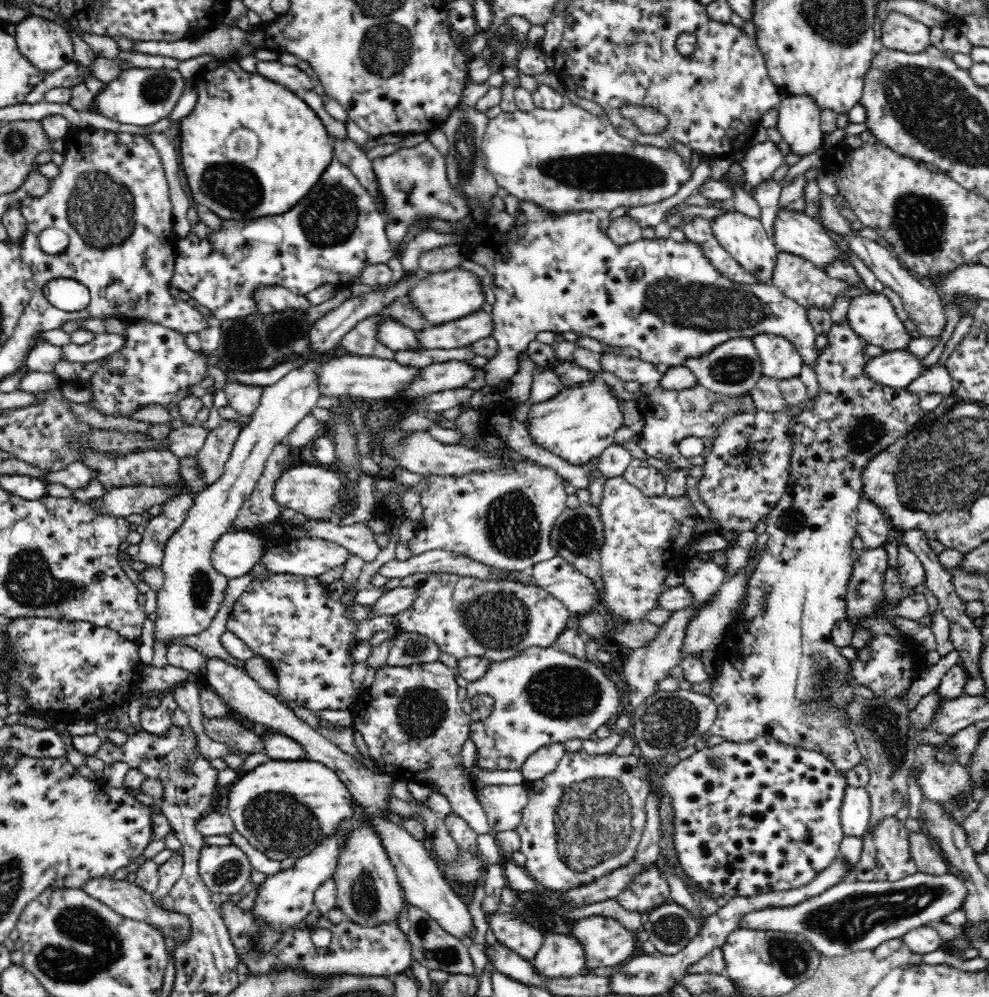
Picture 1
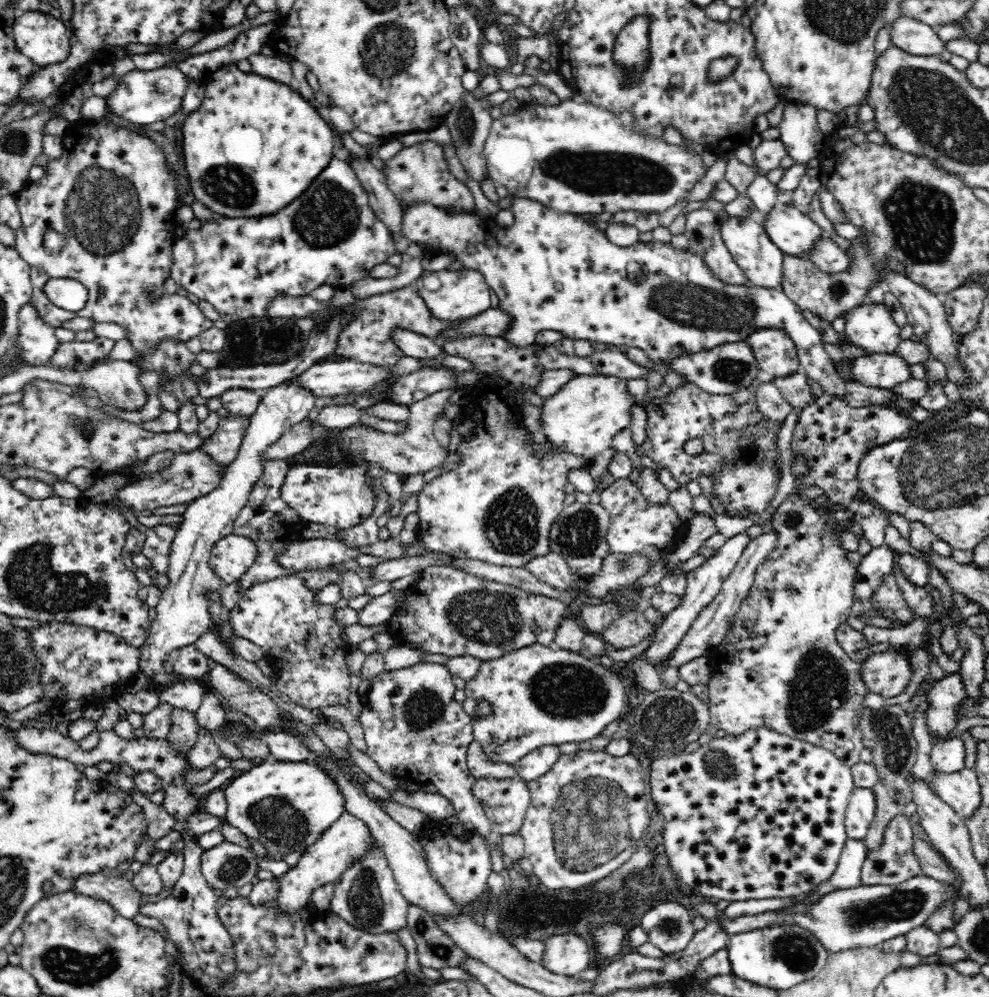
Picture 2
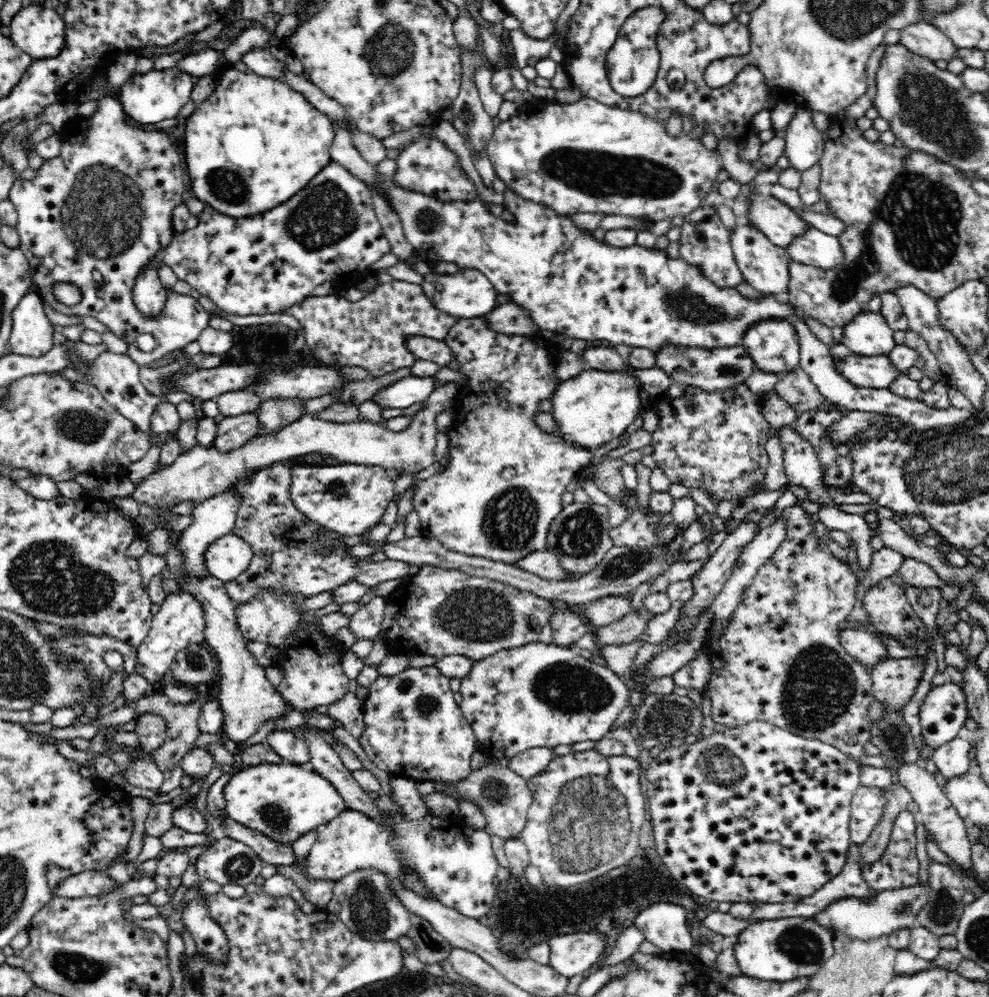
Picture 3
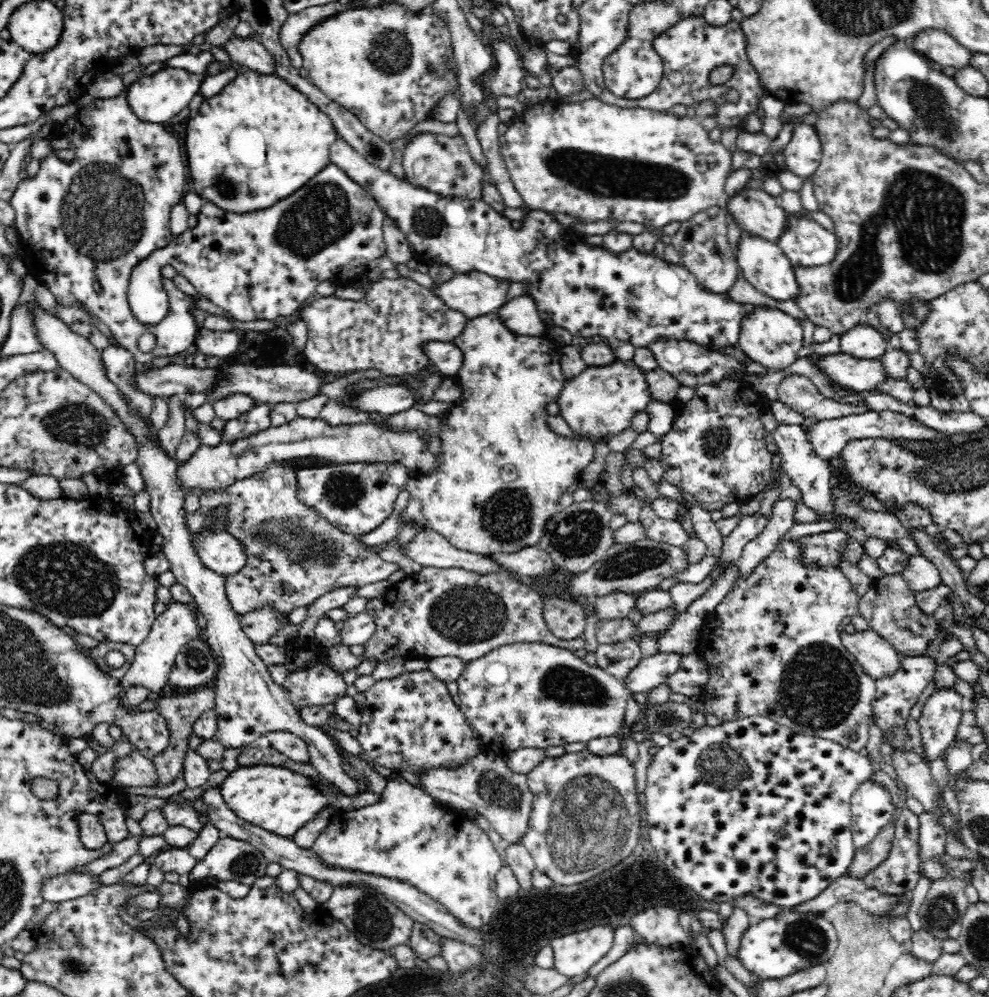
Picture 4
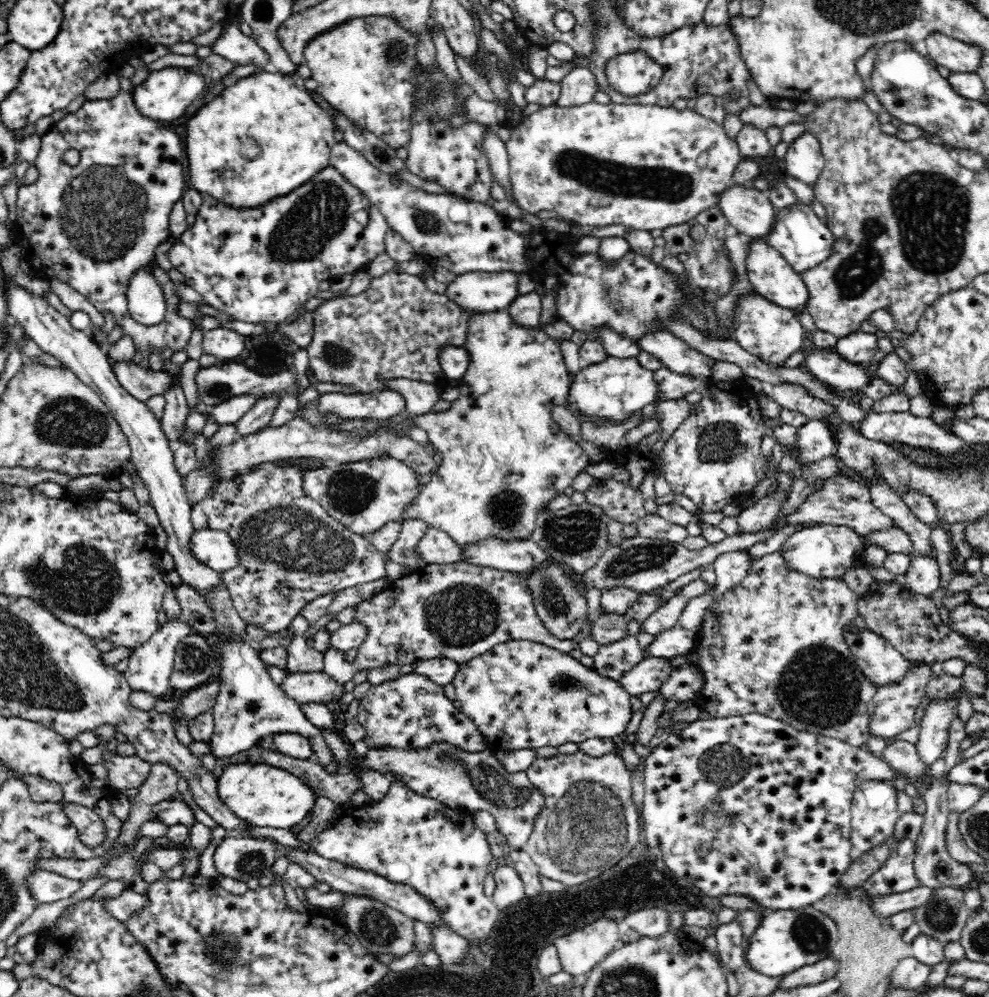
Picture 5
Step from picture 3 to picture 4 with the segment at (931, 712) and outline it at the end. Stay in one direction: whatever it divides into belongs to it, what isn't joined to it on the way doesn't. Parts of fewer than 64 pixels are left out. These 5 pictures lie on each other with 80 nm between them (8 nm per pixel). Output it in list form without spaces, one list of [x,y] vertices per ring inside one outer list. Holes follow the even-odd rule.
[[[953,686],[937,688],[928,697],[917,719],[926,758],[938,759],[938,756],[952,744],[957,737],[963,712],[962,695]]]

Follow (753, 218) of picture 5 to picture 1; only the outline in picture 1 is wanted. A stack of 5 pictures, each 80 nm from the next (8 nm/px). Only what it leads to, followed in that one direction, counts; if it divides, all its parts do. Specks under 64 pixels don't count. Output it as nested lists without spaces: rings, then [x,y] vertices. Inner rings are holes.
[[[788,208],[779,209],[774,226],[773,240],[778,249],[809,260],[819,273],[822,273],[825,266],[831,265],[833,262],[849,261],[847,253],[837,245],[826,229],[818,223],[818,220],[804,212],[790,211]]]

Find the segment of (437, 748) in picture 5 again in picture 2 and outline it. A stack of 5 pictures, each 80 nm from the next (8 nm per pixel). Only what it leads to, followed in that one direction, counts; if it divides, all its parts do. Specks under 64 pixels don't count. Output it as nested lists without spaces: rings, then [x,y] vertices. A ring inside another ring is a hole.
[[[475,780],[473,795],[481,802],[484,813],[496,834],[518,833],[530,807],[530,791],[524,780]]]

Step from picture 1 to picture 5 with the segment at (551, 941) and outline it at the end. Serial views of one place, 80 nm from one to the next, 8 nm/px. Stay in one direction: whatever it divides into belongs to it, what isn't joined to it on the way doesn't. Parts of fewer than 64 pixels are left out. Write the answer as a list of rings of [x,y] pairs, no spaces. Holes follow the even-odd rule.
[[[598,919],[575,930],[552,944],[558,951],[560,970],[575,976],[590,972],[620,945],[618,923]]]

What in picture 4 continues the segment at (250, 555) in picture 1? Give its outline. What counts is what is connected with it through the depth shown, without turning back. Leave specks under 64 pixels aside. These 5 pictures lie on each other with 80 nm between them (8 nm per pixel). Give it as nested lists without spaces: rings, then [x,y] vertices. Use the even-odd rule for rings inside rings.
[[[227,530],[194,536],[194,549],[206,568],[224,578],[238,574],[248,562],[244,545]]]

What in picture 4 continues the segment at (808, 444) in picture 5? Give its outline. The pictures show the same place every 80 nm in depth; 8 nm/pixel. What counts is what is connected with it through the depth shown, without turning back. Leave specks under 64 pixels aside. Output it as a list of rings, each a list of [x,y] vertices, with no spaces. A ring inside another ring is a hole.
[[[866,411],[862,414],[852,414],[850,416],[842,416],[842,418],[826,419],[818,421],[808,432],[808,440],[812,443],[814,452],[826,460],[832,458],[834,454],[838,454],[846,446],[847,442],[861,438],[882,437],[888,440],[896,440],[897,438],[905,438],[906,440],[926,440],[926,438],[944,438],[944,433],[930,429],[916,419],[909,419],[904,415],[884,411]]]

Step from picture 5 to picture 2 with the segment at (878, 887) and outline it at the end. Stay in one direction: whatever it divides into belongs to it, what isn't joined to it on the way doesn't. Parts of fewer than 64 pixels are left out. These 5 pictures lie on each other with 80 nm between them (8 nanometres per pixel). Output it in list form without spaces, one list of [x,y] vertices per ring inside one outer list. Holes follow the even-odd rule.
[[[901,813],[884,828],[882,844],[866,852],[866,858],[864,858],[864,864],[860,870],[862,884],[900,884],[900,882],[908,880],[916,874],[921,874],[918,859],[916,859],[913,851],[915,837],[910,825],[909,818]]]

